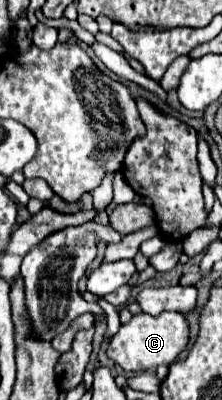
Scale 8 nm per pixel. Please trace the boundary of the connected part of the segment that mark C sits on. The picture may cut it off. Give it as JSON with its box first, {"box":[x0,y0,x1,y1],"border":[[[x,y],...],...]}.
{"box":[108,313,188,373],"border":[[[138,313],[128,323],[120,325],[120,331],[112,337],[108,345],[108,357],[120,365],[126,373],[156,369],[158,365],[170,365],[180,351],[186,349],[188,343],[188,321],[182,313],[162,313],[162,315],[146,315]]]}

